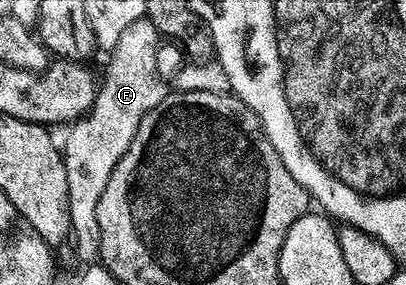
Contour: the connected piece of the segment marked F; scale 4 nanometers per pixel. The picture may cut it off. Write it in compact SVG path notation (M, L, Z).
M147 17L135 20L135 24L130 26L119 36L119 44L115 44L115 48L108 51L107 58L109 63L105 66L105 79L100 79L97 95L93 97L93 107L89 109L88 114L84 118L72 123L68 127L69 135L65 138L65 146L63 142L63 157L65 167L67 168L67 188L69 189L69 207L71 208L71 242L72 245L77 245L77 258L81 264L93 264L98 261L101 253L101 237L99 236L99 220L97 219L97 209L99 208L99 196L103 196L103 188L107 188L107 180L111 180L111 172L115 172L115 164L119 164L119 160L125 154L129 153L131 148L131 140L135 140L135 132L139 128L139 124L143 120L143 116L147 116L147 112L151 112L151 108L158 106L165 99L167 87L161 79L161 74L157 71L157 45L163 42L163 36L155 28L155 24Z

